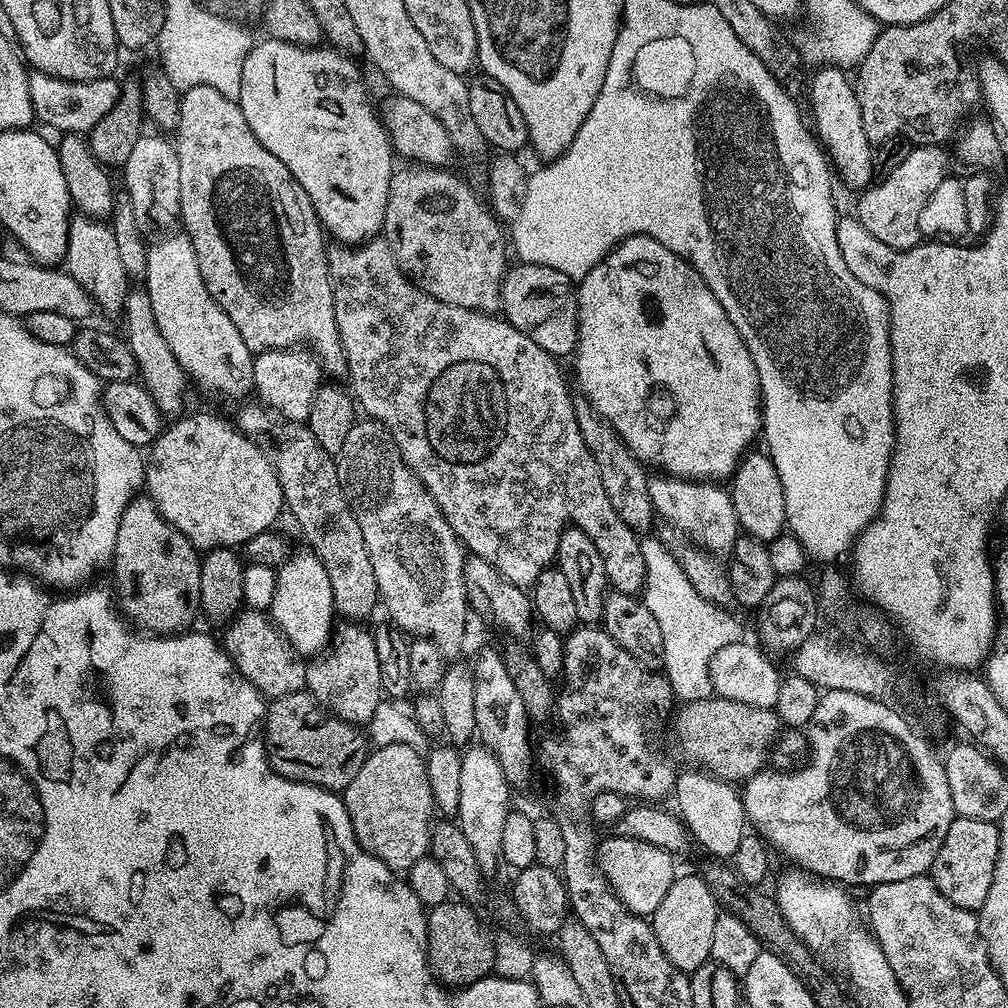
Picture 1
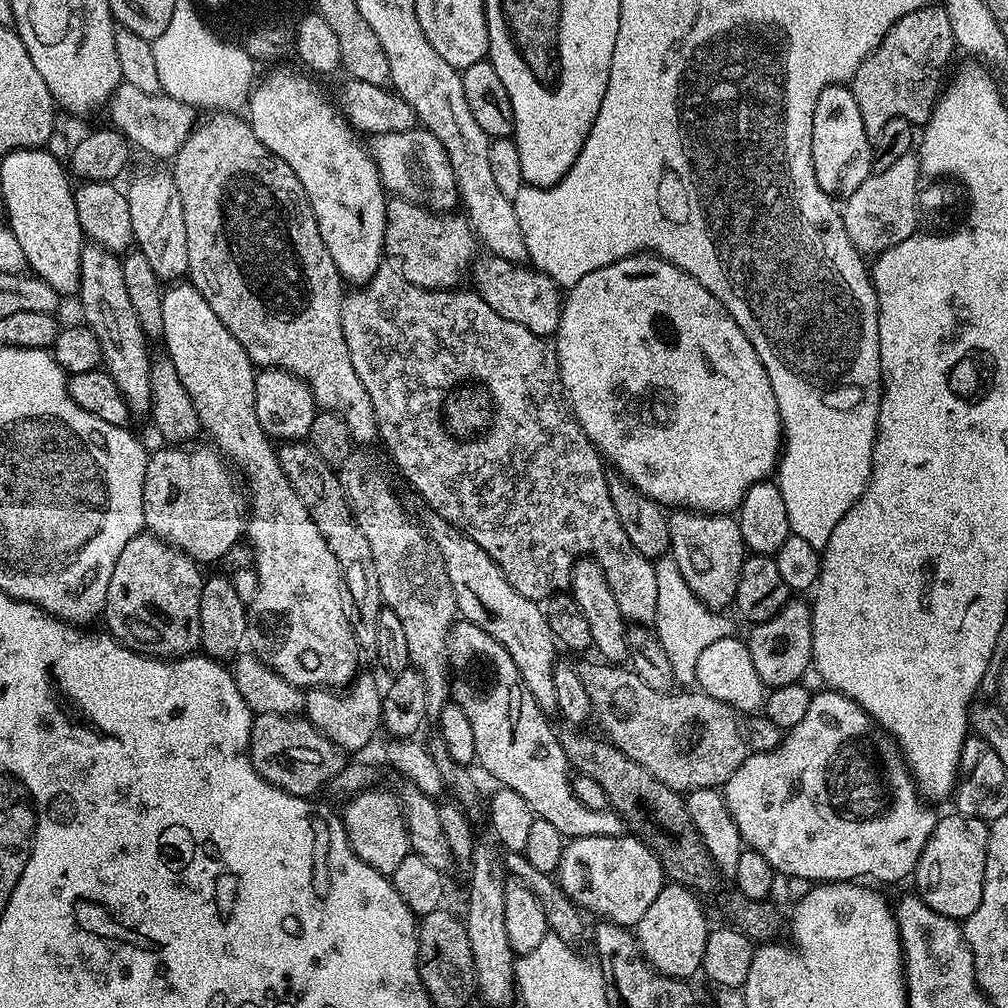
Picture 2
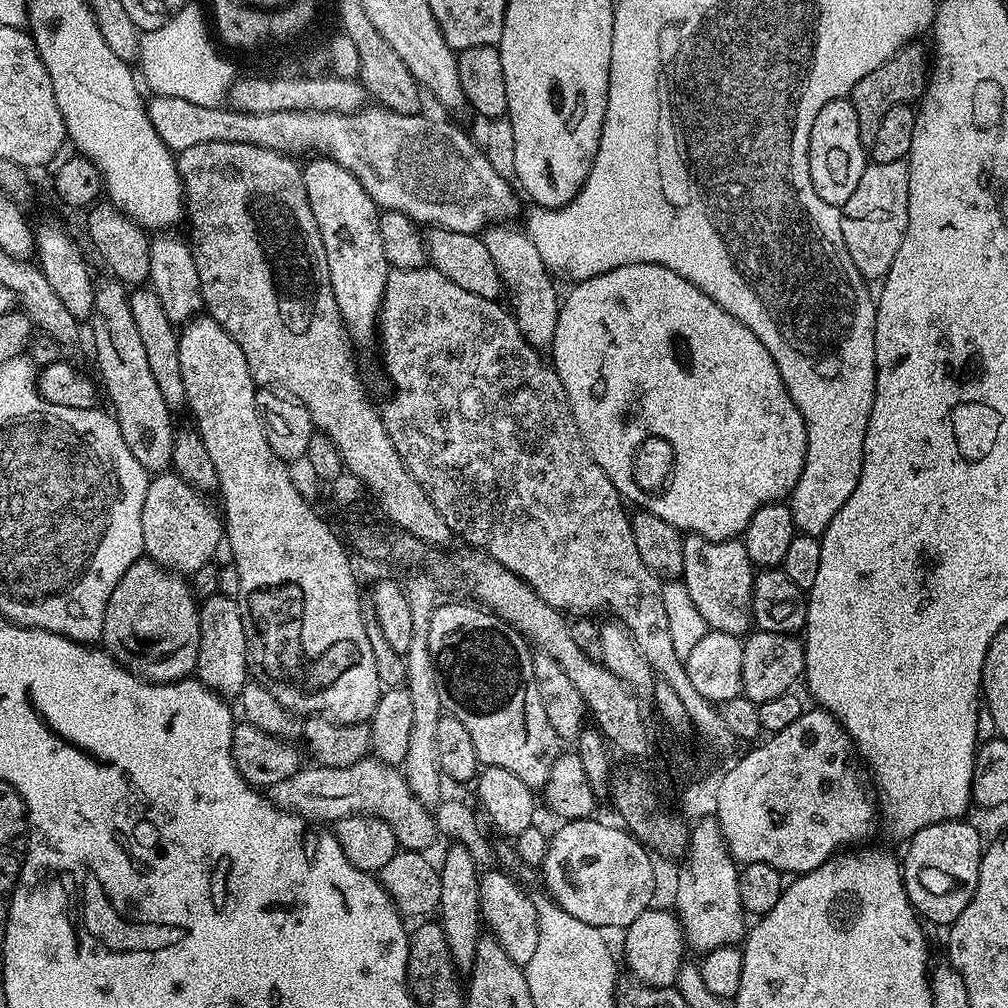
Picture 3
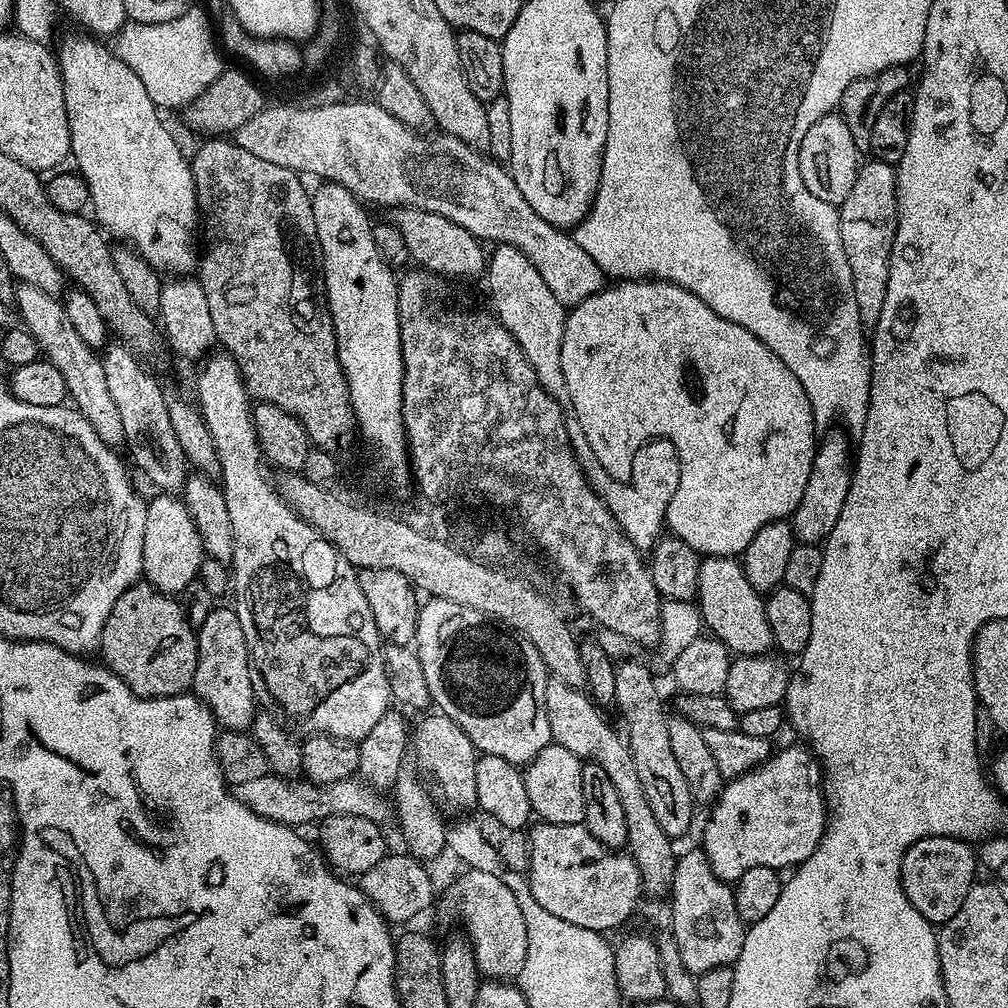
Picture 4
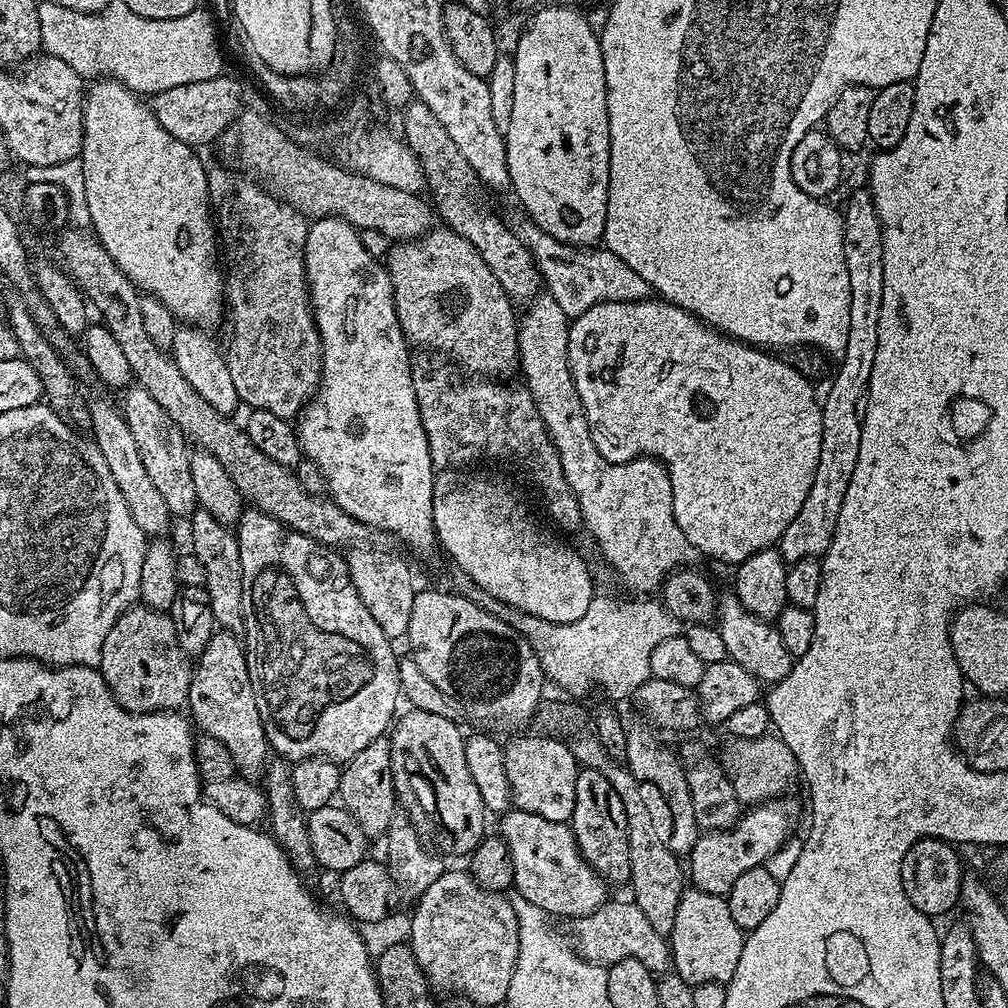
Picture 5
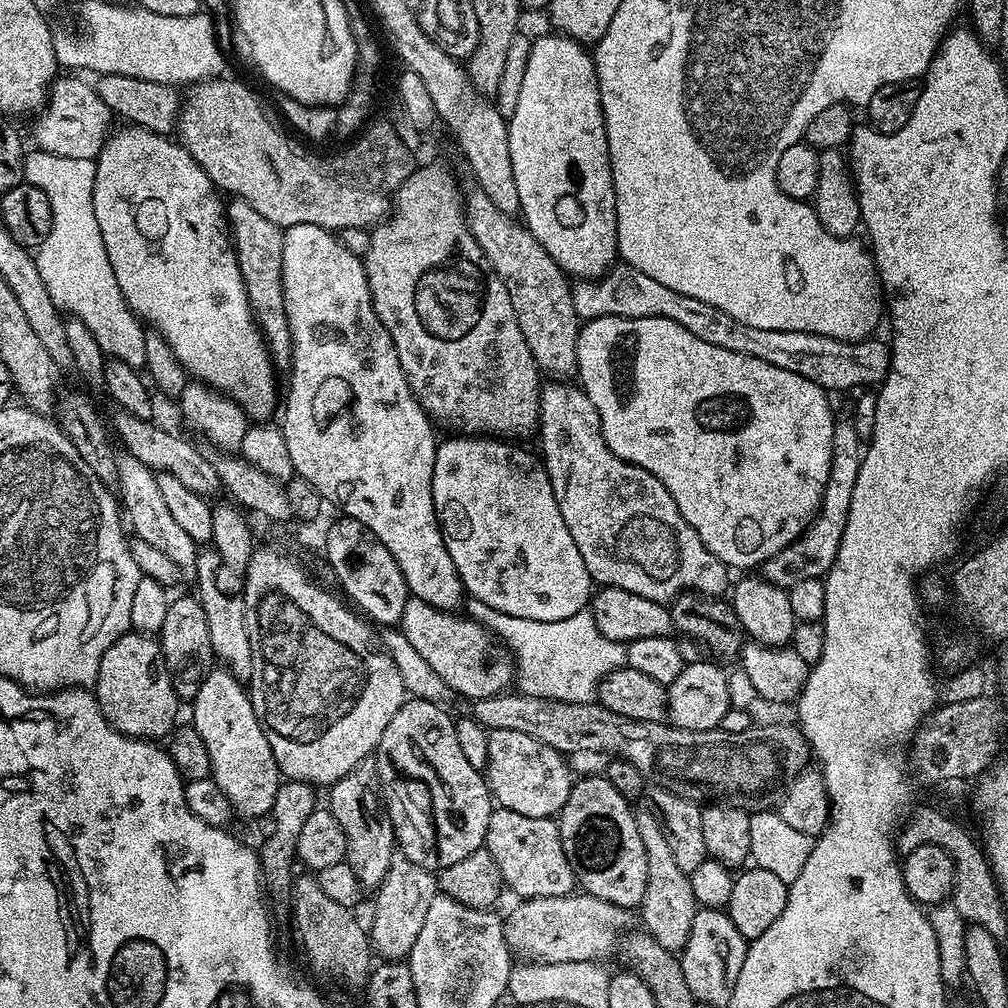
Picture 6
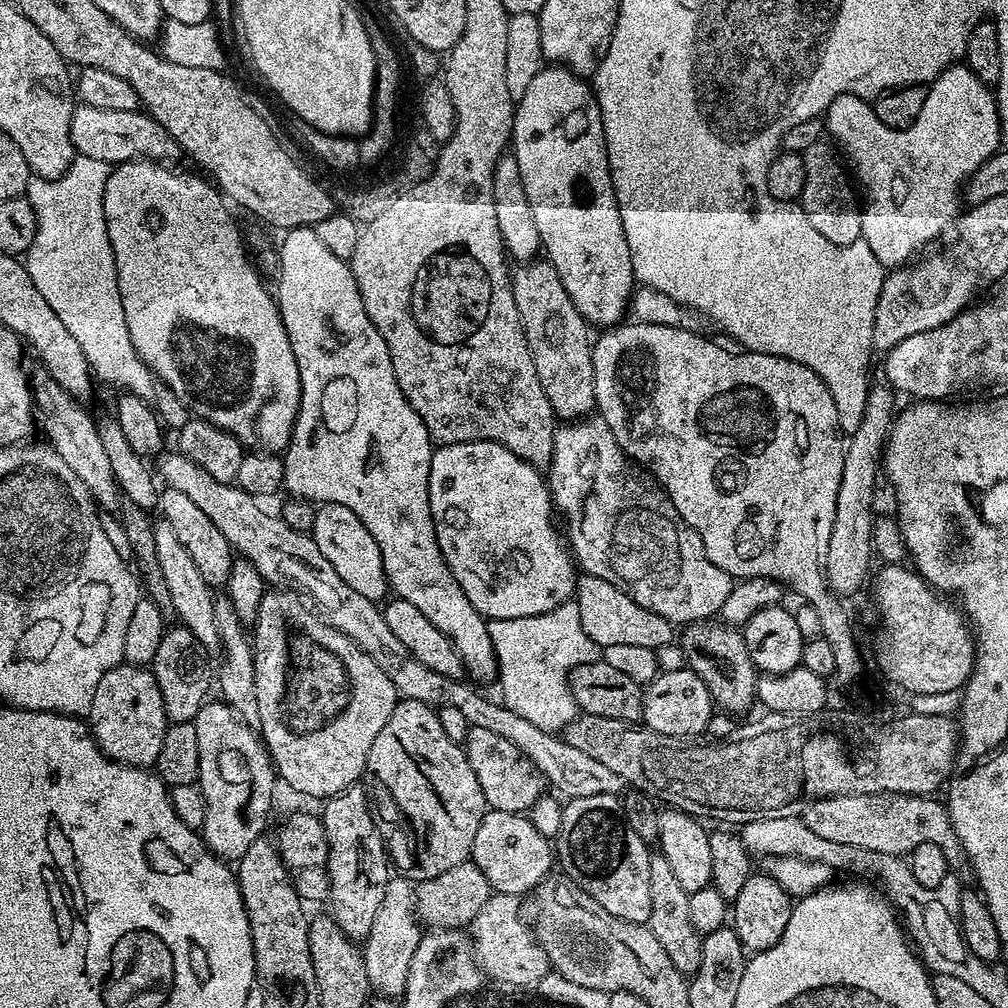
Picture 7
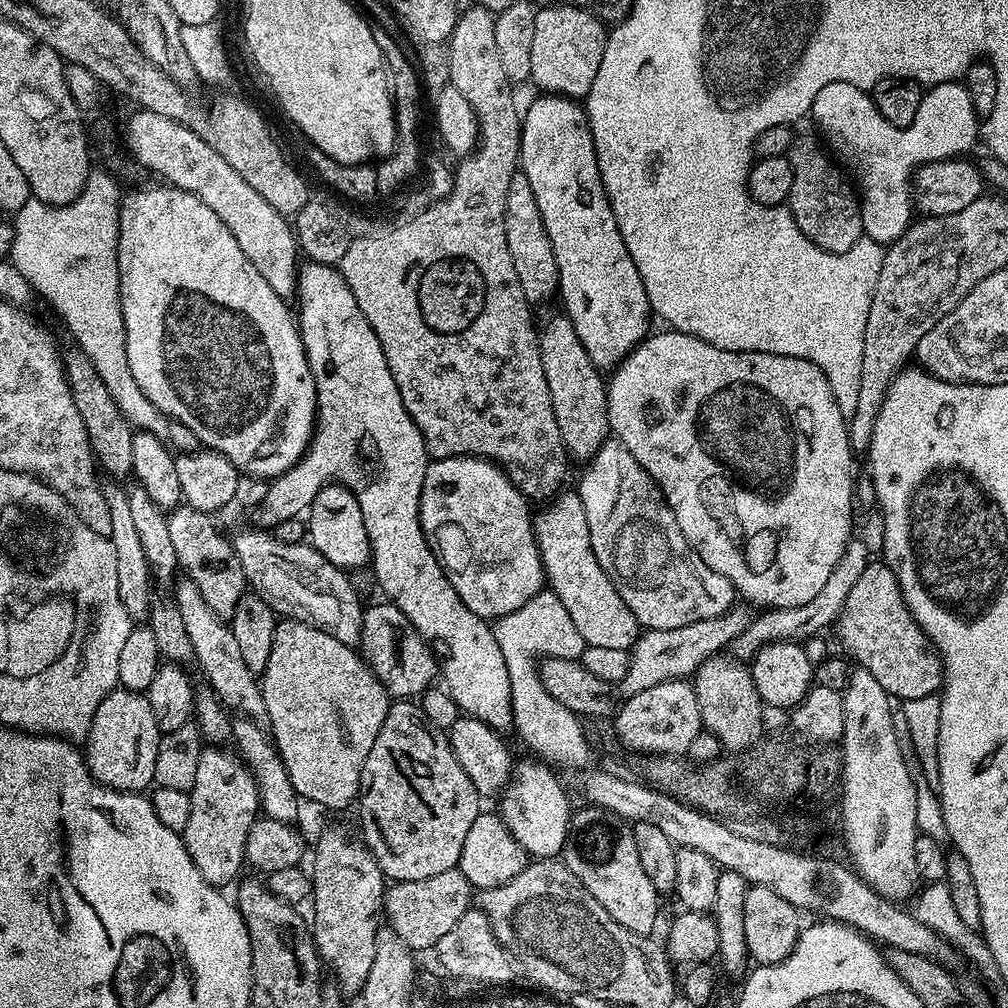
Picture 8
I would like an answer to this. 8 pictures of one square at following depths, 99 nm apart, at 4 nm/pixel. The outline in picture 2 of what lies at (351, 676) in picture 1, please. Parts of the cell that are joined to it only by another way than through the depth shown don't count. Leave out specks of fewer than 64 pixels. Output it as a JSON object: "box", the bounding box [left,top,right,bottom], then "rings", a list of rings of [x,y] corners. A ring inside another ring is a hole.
{"box":[303,675,382,753],"rings":[[[357,675],[343,690],[313,688],[304,693],[303,715],[345,753],[360,752],[382,728],[382,688],[372,676]]]}

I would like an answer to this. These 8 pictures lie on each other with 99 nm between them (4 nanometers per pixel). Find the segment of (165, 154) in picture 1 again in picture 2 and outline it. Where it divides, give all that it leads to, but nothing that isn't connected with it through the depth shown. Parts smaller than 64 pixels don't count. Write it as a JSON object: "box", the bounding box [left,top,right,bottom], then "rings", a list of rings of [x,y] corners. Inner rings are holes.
{"box":[126,166,188,282],"rings":[[[156,166],[160,168],[152,168],[149,172],[140,172],[126,187],[126,195],[130,202],[130,224],[132,226],[132,239],[135,247],[142,254],[146,254],[146,259],[150,262],[150,266],[154,269],[154,274],[158,274],[158,278],[162,282],[176,282],[181,278],[187,277],[188,274],[188,255],[186,254],[186,218],[182,218],[182,198],[178,194],[178,186],[174,182],[171,171],[164,166]]]}

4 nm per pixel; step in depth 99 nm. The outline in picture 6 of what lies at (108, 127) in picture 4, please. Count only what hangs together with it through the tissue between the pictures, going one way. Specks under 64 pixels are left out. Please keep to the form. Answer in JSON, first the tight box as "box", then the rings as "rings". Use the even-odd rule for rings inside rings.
{"box":[94,127,278,421],"rings":[[[117,127],[105,140],[95,159],[94,174],[94,218],[102,230],[106,258],[114,266],[118,290],[137,317],[166,338],[174,358],[193,381],[229,396],[253,421],[271,421],[278,412],[277,365],[252,315],[221,193],[183,144],[145,128],[120,127],[124,128]]]}

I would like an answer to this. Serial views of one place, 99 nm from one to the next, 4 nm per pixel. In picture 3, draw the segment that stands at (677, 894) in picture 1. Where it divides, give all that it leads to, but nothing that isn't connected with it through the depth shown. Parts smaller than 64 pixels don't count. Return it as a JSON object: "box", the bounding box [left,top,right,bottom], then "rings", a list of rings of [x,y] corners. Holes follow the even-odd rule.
{"box":[623,906,685,988],"rings":[[[649,906],[628,928],[623,929],[624,960],[628,963],[631,979],[651,988],[671,988],[678,978],[678,970],[685,963],[684,931],[675,911]]]}

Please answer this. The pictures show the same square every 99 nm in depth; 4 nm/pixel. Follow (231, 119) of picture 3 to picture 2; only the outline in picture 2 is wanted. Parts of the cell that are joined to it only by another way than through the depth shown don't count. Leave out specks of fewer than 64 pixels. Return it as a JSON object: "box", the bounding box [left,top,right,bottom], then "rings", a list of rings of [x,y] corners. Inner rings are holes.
{"box":[106,83,457,214],"rings":[[[121,83],[112,93],[112,99],[106,105],[106,113],[110,119],[111,127],[117,132],[123,132],[133,149],[141,148],[152,156],[157,156],[157,161],[171,161],[178,154],[180,147],[186,142],[193,128],[197,127],[197,109],[186,102],[178,102],[172,96],[142,94],[135,86]],[[417,126],[390,134],[378,133],[371,140],[372,161],[376,163],[385,193],[408,200],[411,204],[421,204],[423,208],[430,208],[441,214],[457,207],[456,179],[450,166],[450,158],[446,154],[446,146],[427,128]]]}

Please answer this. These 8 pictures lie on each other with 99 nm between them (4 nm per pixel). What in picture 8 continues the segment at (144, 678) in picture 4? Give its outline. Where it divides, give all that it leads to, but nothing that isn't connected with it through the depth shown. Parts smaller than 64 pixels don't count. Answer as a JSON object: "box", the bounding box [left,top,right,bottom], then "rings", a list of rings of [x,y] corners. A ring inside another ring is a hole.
{"box":[82,686,161,793],"rings":[[[117,686],[106,694],[106,698],[102,698],[102,702],[98,702],[98,710],[94,710],[90,730],[82,744],[84,761],[88,764],[92,777],[102,786],[119,792],[143,793],[154,781],[154,762],[158,758],[158,742],[161,735],[158,722],[154,722],[154,714],[150,711],[147,695],[128,692]]]}

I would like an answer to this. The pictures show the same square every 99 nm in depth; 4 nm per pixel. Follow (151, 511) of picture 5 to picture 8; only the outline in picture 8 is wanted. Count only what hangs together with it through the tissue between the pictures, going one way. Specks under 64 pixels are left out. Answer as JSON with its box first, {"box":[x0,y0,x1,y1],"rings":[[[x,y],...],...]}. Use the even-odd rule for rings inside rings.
{"box":[174,578,266,721],"rings":[[[180,578],[175,581],[175,588],[174,599],[178,606],[178,614],[182,614],[182,622],[186,622],[186,634],[194,646],[196,664],[208,679],[205,680],[207,687],[211,688],[221,704],[233,713],[249,720],[263,721],[266,717],[264,695],[260,692],[257,677],[253,675],[250,668],[247,668],[242,659],[241,650],[237,647],[237,640],[234,639],[229,625],[223,617],[214,614],[206,606],[206,600],[202,598],[194,582]]]}

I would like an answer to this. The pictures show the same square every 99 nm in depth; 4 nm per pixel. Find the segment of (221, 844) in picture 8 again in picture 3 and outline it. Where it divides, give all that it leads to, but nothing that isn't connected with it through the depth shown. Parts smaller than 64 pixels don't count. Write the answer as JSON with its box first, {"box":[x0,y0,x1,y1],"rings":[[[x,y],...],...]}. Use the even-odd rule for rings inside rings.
{"box":[195,594,249,698],"rings":[[[215,594],[199,605],[200,641],[195,679],[225,698],[239,697],[245,684],[249,683],[246,630],[242,626],[242,610],[233,597]]]}

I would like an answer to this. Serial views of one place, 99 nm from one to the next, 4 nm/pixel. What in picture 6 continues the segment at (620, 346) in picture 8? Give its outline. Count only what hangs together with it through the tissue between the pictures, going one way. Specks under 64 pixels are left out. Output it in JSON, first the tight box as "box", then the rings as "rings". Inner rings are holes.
{"box":[507,34,618,280],"rings":[[[563,34],[535,37],[532,40],[530,58],[526,62],[526,74],[522,78],[522,90],[518,94],[518,106],[514,114],[507,117],[508,141],[510,142],[510,163],[514,165],[514,182],[518,185],[519,215],[523,223],[542,242],[542,250],[554,258],[554,262],[569,277],[579,280],[591,280],[597,276],[604,276],[613,264],[617,263],[618,253],[618,222],[616,221],[616,195],[614,194],[614,178],[612,177],[612,163],[608,153],[608,139],[604,125],[604,111],[600,105],[600,87],[593,53],[585,45]]]}

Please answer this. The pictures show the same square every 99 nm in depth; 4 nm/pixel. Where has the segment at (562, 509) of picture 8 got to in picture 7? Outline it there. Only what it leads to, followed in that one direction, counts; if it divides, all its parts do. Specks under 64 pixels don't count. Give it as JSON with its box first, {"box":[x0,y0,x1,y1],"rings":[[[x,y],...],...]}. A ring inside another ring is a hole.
{"box":[576,574,674,649],"rings":[[[584,574],[577,579],[576,601],[579,606],[579,616],[582,618],[582,628],[586,634],[590,635],[597,647],[618,646],[624,643],[625,646],[641,646],[646,649],[663,649],[662,646],[668,645],[674,640],[674,626],[668,620],[662,618],[661,615],[654,614],[642,606],[638,606],[636,602],[624,591],[618,590],[612,583],[606,582],[602,578],[594,578],[593,576]]]}

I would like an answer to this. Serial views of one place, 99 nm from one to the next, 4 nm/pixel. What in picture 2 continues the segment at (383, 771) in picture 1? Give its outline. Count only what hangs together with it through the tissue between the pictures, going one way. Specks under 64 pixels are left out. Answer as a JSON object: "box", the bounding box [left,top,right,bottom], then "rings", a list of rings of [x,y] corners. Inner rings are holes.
{"box":[342,786,410,877],"rings":[[[373,786],[363,792],[356,793],[347,801],[342,819],[346,838],[362,858],[374,870],[378,870],[383,876],[391,877],[394,870],[402,863],[402,858],[410,855],[410,843],[408,841],[408,822],[402,800],[399,795],[392,792],[379,792],[379,787]]]}

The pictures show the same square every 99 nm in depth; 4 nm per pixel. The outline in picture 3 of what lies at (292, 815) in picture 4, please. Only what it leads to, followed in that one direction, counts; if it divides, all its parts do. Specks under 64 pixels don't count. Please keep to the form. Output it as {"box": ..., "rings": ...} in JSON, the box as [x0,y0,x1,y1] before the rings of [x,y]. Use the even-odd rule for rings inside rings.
{"box":[266,758,438,853],"rings":[[[365,758],[341,768],[311,767],[302,766],[290,778],[271,784],[266,790],[267,799],[283,812],[293,812],[308,822],[335,822],[347,816],[377,816],[394,830],[397,845],[410,852],[427,853],[428,847],[438,839],[435,815],[421,800],[414,798],[403,771],[397,765]]]}

